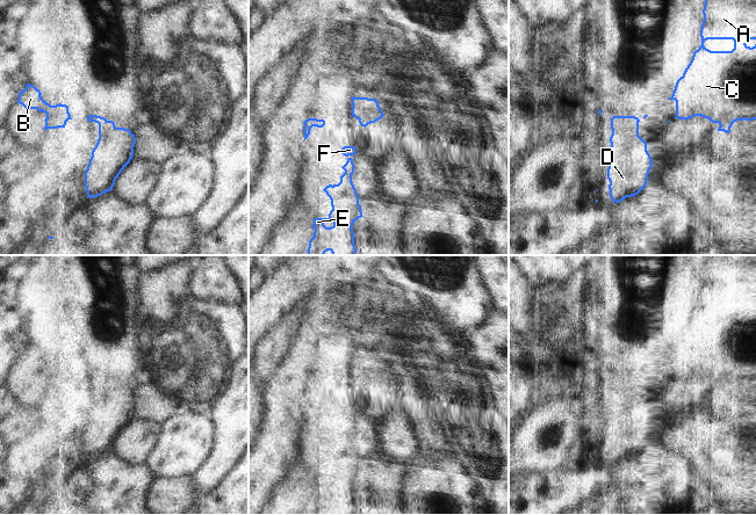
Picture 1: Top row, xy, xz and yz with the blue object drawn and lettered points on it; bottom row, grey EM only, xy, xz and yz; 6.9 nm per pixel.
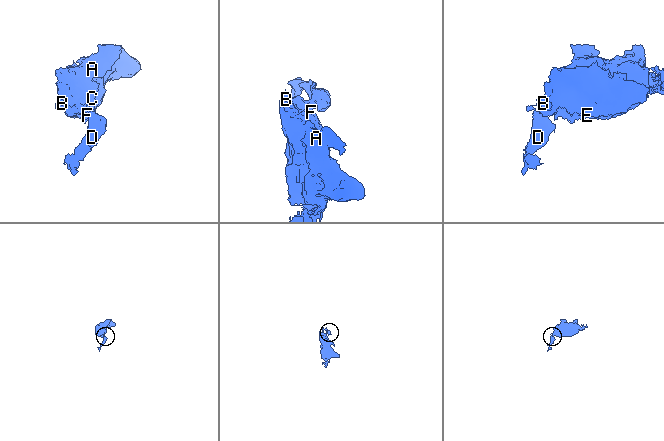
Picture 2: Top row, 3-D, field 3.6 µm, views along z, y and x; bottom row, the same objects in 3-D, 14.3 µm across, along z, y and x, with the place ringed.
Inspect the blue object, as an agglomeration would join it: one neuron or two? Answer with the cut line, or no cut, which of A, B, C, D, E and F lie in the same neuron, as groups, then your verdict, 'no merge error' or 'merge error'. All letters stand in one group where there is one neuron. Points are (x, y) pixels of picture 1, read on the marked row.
xy (102, 117), (99, 125) | A B C E F / D | merge error

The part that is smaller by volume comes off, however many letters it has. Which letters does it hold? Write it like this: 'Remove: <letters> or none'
Remove: D

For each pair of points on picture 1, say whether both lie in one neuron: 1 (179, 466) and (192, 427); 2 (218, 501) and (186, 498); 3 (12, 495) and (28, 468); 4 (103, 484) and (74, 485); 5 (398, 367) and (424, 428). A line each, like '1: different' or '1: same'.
1: same
2: different
3: different
4: different
5: same

